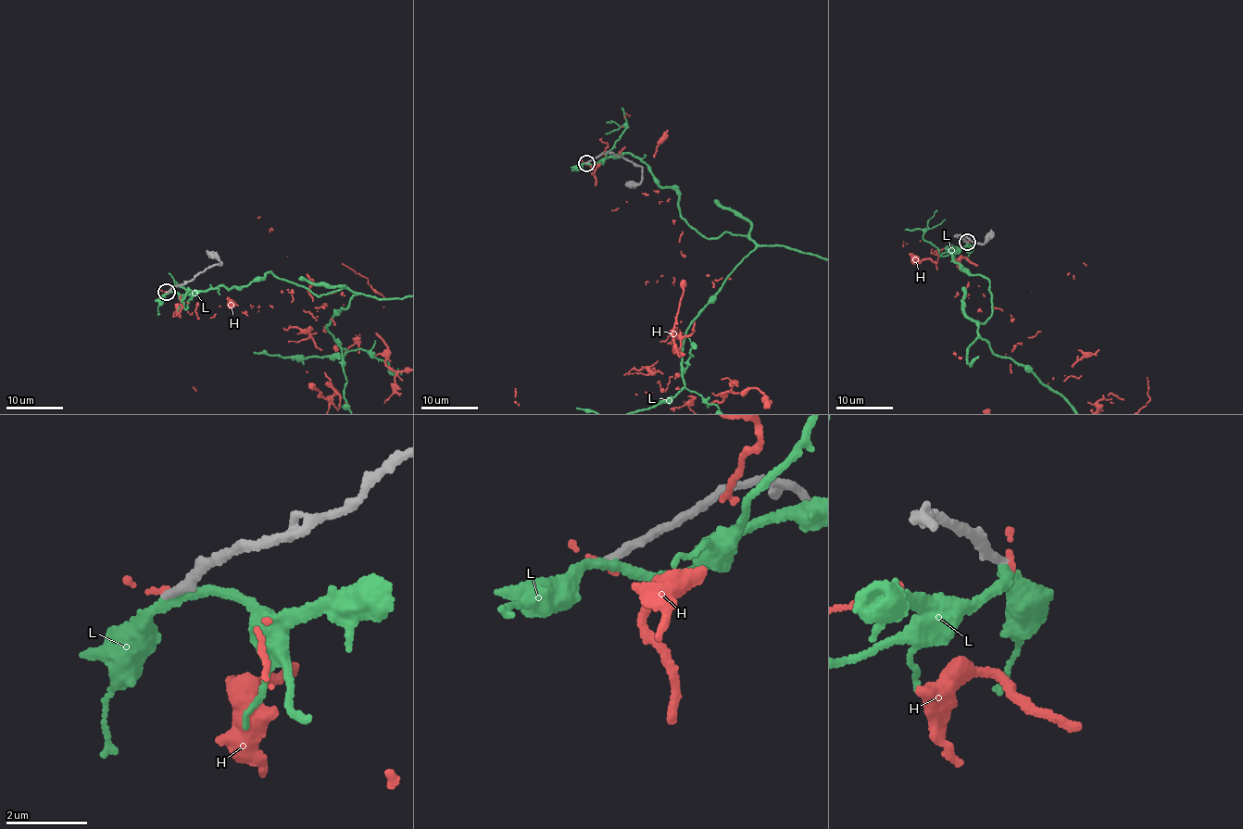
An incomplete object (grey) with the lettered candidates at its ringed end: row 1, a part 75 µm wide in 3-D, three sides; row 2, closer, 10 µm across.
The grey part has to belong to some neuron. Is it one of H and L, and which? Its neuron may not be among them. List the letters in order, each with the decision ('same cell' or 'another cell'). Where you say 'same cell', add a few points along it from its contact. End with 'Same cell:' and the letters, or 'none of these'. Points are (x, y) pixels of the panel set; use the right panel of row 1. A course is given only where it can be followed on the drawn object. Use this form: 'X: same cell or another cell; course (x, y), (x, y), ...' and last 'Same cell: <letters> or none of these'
H: another cell
L: another cell
Same cell: none of these

